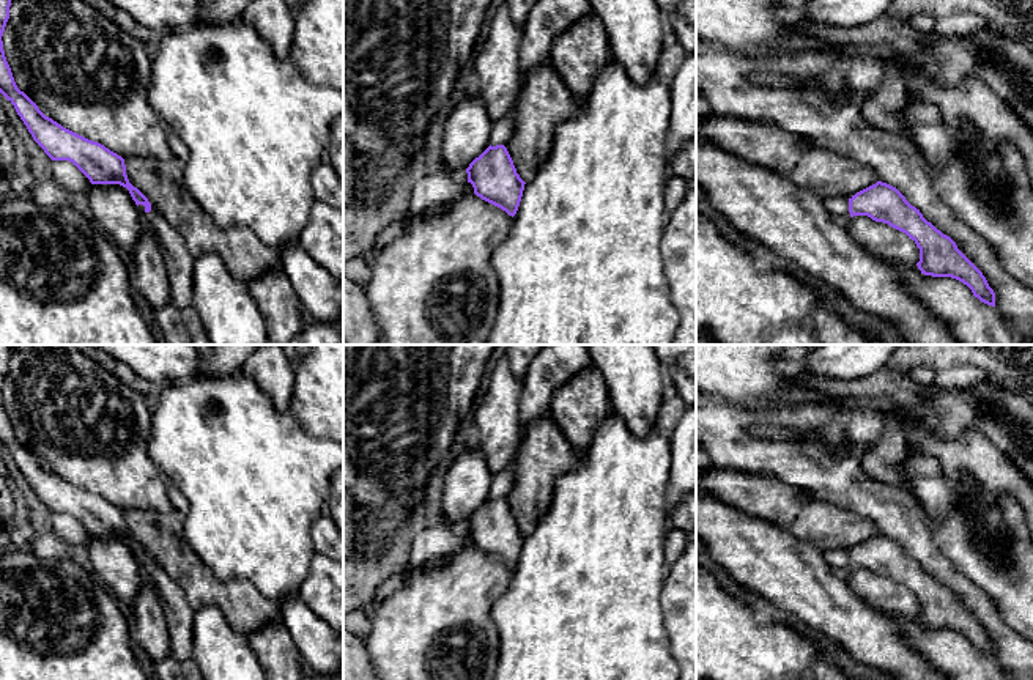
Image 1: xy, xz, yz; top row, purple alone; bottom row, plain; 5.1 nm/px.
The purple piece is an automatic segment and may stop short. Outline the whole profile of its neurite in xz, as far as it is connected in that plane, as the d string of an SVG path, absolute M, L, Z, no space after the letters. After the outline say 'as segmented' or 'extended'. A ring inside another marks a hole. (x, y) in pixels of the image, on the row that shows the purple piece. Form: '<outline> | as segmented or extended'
M490 145L469 164L466 173L477 197L512 217L516 214L526 183L516 173L504 145Z | as segmented

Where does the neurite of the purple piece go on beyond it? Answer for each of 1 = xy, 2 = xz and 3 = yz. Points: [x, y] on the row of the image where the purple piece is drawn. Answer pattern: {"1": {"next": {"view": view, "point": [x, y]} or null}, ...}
{"1": {"next": null}, "2": {"next": null}, "3": {"next": null}}

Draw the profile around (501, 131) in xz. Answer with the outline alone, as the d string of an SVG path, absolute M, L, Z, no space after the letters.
M510 112L502 120L493 123L490 134L490 145L505 146L510 142L512 134L513 134L513 113Z

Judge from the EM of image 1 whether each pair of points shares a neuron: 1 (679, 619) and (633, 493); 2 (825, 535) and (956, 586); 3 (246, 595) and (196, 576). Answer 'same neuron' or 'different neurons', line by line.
1: different neurons
2: different neurons
3: same neuron

